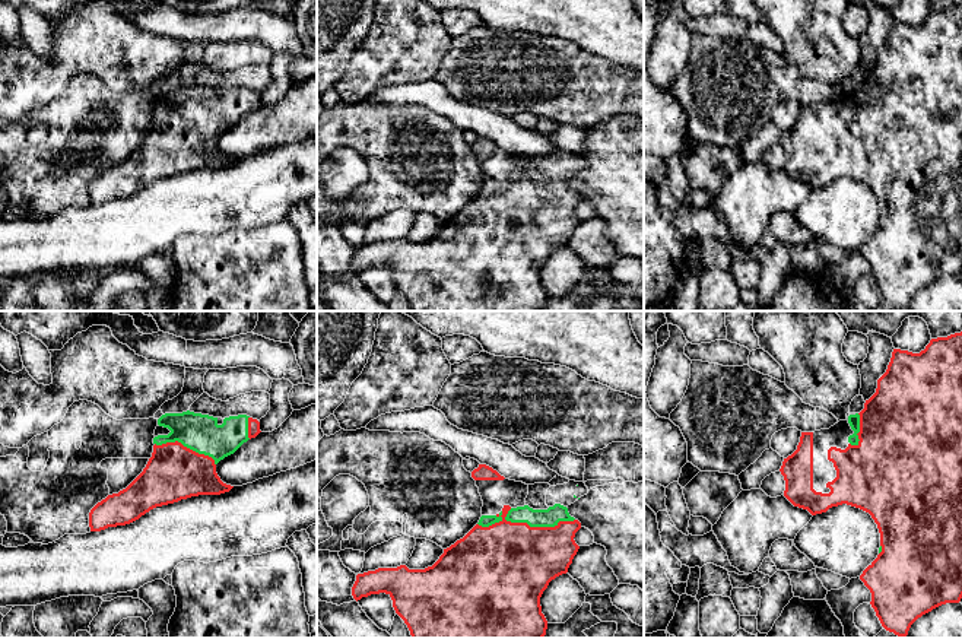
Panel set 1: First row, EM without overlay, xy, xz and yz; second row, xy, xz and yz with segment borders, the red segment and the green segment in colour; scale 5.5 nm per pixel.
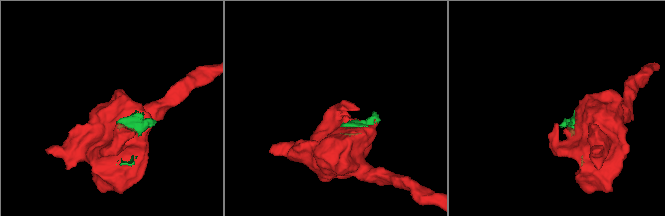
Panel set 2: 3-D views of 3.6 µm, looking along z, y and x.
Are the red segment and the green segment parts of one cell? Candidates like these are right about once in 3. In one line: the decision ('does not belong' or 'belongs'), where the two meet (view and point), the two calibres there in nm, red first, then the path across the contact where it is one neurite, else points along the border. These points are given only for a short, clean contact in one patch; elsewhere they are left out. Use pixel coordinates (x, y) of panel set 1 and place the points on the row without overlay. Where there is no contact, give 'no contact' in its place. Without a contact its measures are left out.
belongs; meets red in xz at (526, 196); 460 nm thick on the red side, 100 nm on the other

